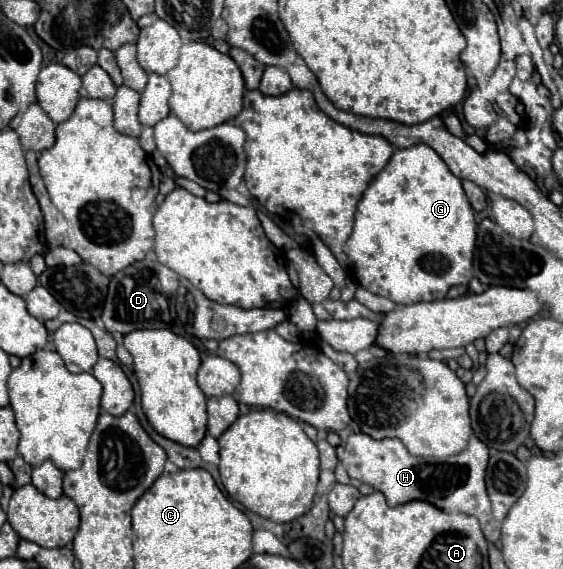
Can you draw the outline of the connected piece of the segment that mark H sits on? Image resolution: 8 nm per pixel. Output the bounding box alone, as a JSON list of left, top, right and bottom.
[343,433,501,543]

